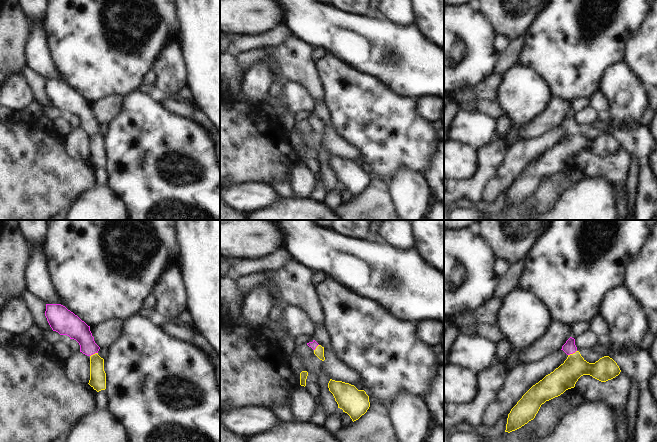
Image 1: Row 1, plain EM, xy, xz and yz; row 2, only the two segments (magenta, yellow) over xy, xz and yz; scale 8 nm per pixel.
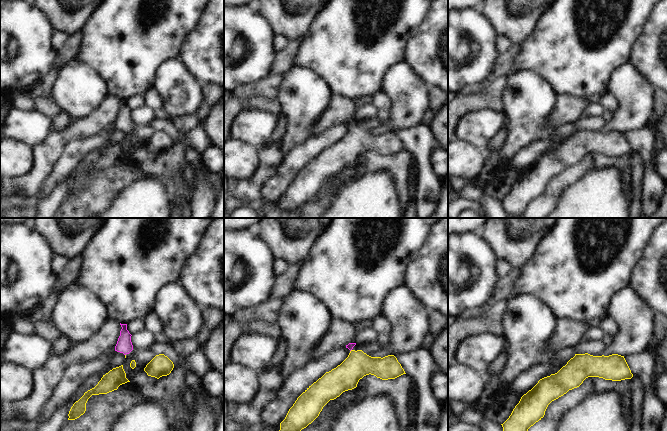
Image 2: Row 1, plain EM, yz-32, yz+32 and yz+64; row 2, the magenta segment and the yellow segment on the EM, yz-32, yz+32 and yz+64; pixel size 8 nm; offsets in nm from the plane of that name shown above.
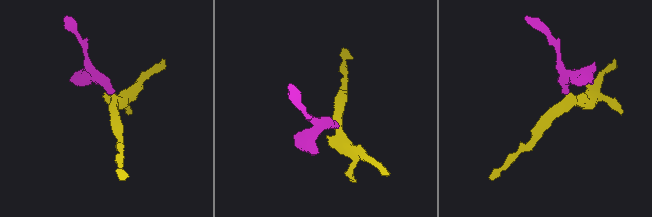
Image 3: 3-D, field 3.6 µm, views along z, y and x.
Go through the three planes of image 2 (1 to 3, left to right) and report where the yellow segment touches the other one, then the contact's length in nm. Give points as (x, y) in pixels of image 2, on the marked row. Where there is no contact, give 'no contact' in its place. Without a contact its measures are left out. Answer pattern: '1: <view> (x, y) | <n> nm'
1: no contact
2: no contact
3: no contact

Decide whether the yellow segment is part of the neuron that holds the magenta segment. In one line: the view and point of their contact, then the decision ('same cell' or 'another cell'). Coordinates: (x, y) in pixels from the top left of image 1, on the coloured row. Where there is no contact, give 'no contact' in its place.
meets magenta in yz at (572, 353); same cell

